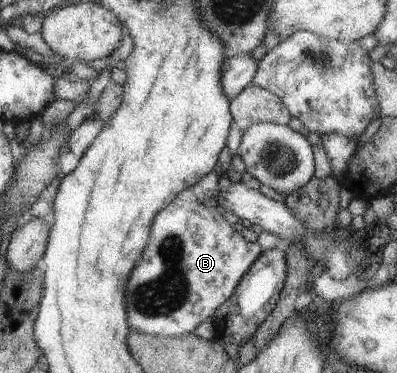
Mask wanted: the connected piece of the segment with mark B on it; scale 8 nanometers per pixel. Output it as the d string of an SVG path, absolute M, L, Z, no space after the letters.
M173 199L156 214L150 229L150 241L129 275L125 292L129 328L150 336L183 336L214 317L218 306L234 293L238 282L263 252L258 242L247 241L234 230L217 207L209 208L198 200Z

